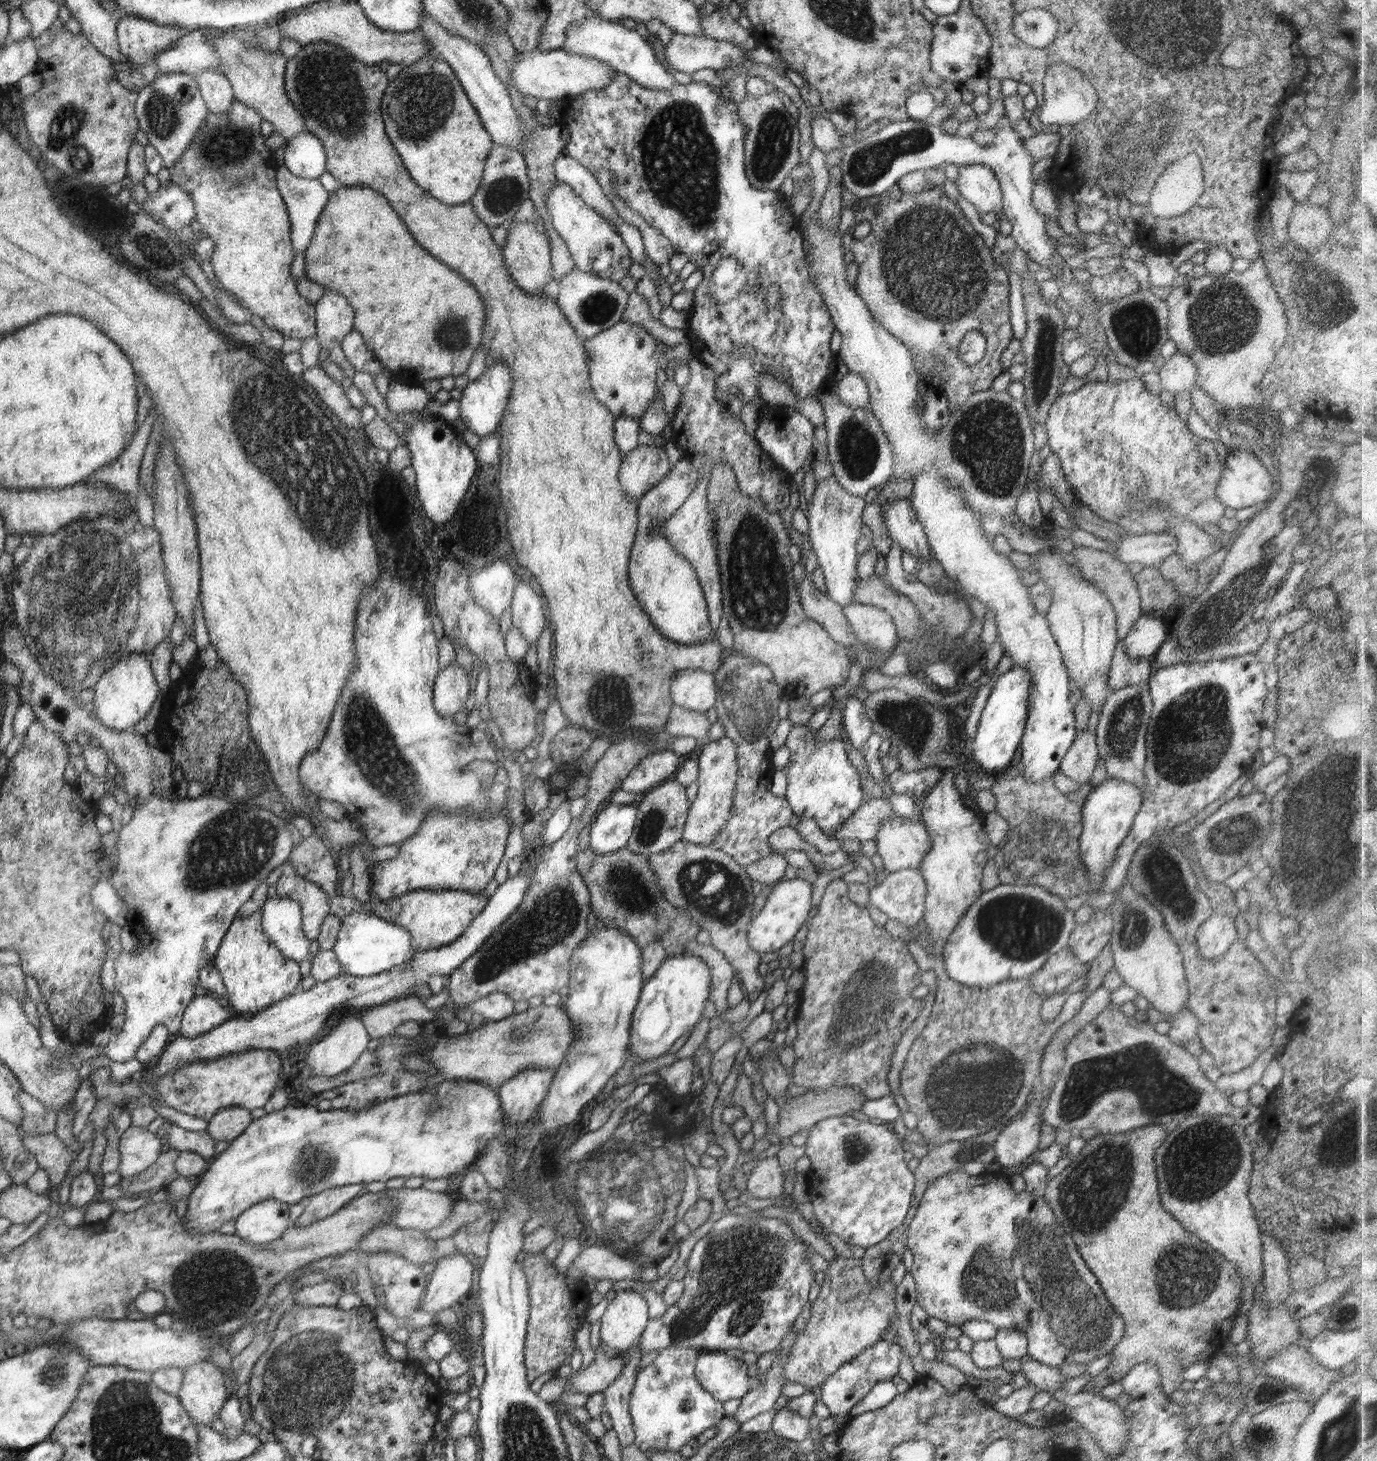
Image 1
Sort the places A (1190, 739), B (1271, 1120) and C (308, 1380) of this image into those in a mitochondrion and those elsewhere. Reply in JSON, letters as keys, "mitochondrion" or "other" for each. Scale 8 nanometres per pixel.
{"A":"mitochondrion","B":"other","C":"mitochondrion"}

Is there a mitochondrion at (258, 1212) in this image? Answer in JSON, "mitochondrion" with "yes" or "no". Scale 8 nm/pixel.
{"mitochondrion":"no"}

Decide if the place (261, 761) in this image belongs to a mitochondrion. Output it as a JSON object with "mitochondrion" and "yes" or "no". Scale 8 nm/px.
{"mitochondrion":"no"}

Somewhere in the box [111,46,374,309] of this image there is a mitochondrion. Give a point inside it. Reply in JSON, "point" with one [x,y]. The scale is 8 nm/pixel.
{"point":[224,149]}

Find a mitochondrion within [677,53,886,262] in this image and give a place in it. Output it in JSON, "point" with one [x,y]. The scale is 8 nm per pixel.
{"point":[772,146]}

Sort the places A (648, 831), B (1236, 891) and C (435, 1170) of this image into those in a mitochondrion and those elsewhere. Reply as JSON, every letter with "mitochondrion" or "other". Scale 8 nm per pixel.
{"A":"mitochondrion","B":"other","C":"other"}

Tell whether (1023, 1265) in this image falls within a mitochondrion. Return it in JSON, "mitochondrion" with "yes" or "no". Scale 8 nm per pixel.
{"mitochondrion":"yes"}

